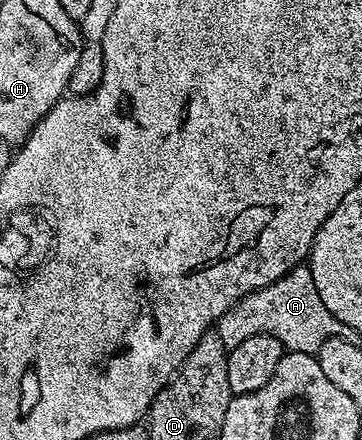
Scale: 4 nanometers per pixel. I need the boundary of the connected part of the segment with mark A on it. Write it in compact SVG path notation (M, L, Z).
M301 264L295 266L290 272L286 272L286 276L274 280L274 284L255 290L253 294L247 294L240 301L235 302L220 318L214 333L220 337L228 351L238 348L238 344L242 344L242 340L250 336L273 334L284 345L285 351L293 354L315 355L322 348L322 344L326 344L328 338L337 337L341 330L339 320L333 316L330 308L326 308L326 304L322 304L322 296L318 296L318 288L314 288L314 276L307 265Z

